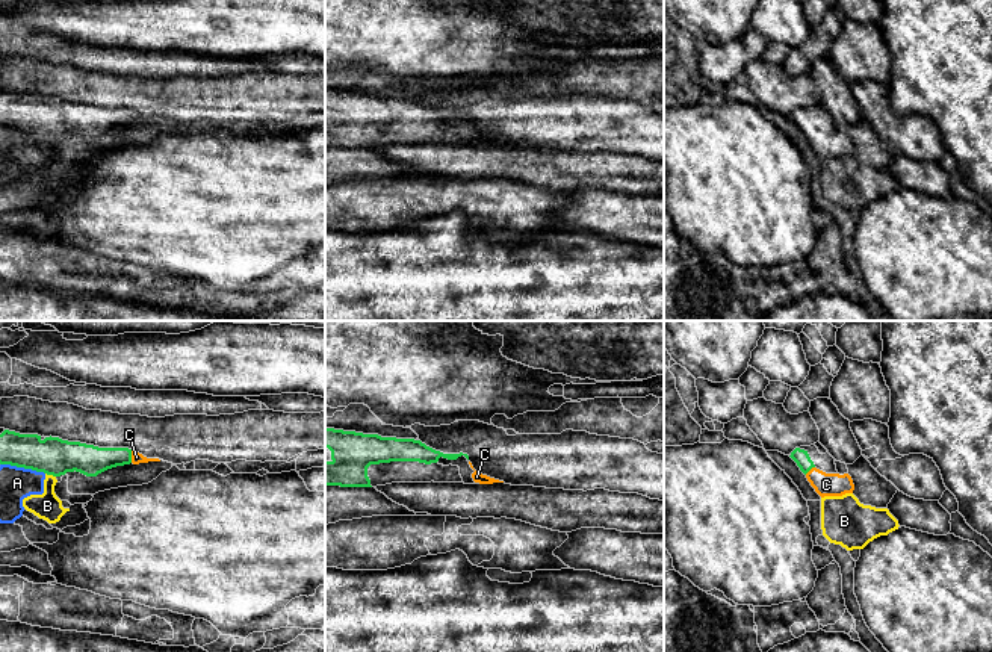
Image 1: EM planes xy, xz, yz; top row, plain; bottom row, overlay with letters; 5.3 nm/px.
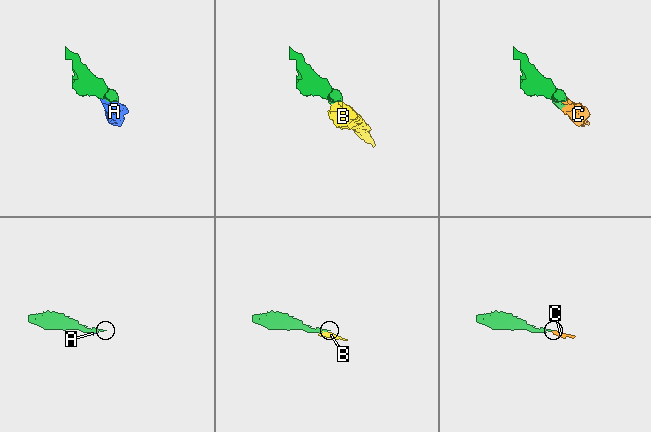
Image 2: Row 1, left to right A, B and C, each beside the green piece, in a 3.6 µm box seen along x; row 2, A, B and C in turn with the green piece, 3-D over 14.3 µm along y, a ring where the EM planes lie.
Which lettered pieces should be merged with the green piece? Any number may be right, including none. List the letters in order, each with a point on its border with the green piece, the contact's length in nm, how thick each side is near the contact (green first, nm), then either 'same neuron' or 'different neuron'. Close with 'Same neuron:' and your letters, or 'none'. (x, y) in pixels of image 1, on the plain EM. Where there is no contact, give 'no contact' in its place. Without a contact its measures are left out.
A: contact xy (23, 127); length 240 nm; calibres 200 and 180 nm; different neuron
B: contact xy (50, 135); length 60 nm; calibres 200 and 140 nm; different neuron
C: contact xy (130, 118); length 60 nm; calibres 160 and 60 nm; same neuron
Same neuron: C

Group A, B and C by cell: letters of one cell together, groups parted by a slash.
A B / C

